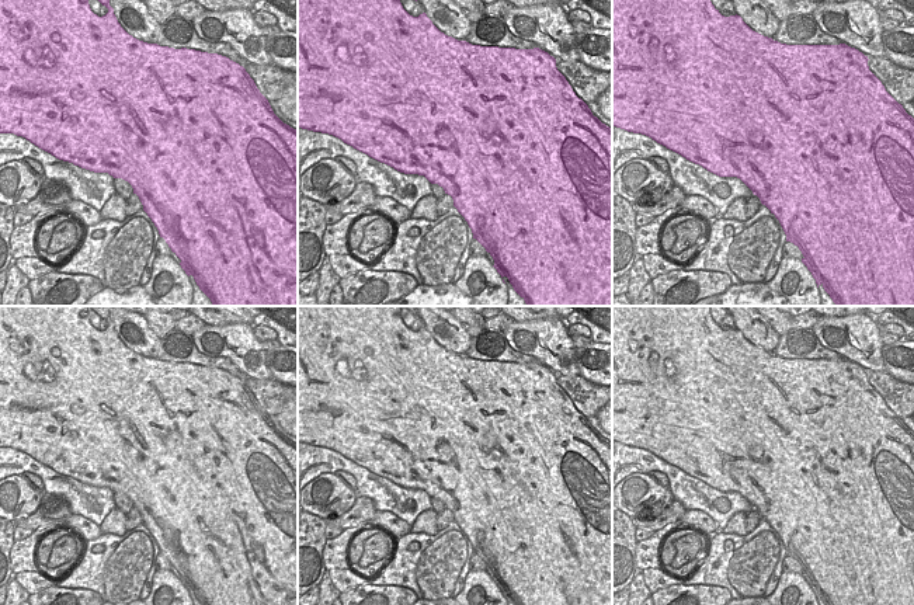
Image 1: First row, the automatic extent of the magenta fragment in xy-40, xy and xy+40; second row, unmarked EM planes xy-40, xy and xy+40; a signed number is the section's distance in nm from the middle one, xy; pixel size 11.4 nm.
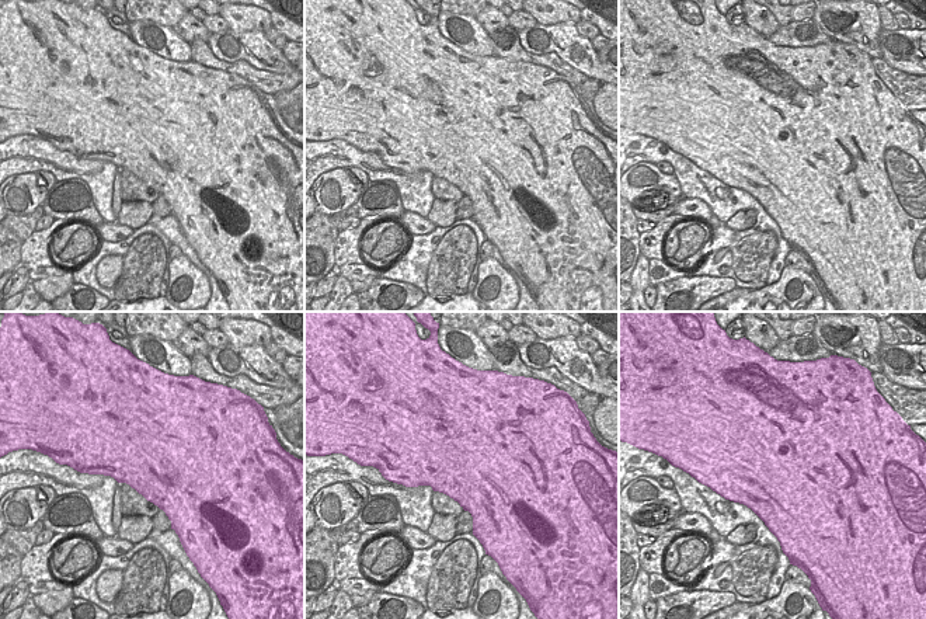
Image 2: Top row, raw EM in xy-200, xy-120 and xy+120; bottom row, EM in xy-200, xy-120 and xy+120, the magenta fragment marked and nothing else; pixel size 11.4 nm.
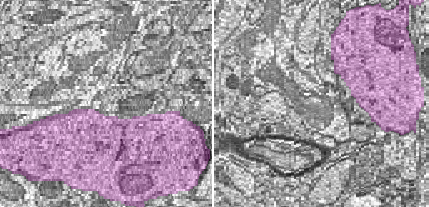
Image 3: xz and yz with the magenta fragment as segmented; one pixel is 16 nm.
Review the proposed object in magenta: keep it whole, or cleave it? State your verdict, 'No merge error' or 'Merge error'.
Merge error

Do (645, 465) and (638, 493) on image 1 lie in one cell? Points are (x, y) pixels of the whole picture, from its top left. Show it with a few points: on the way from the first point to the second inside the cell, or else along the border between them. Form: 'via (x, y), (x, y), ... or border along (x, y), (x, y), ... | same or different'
border along (647, 473), (631, 473), (626, 477) | different

